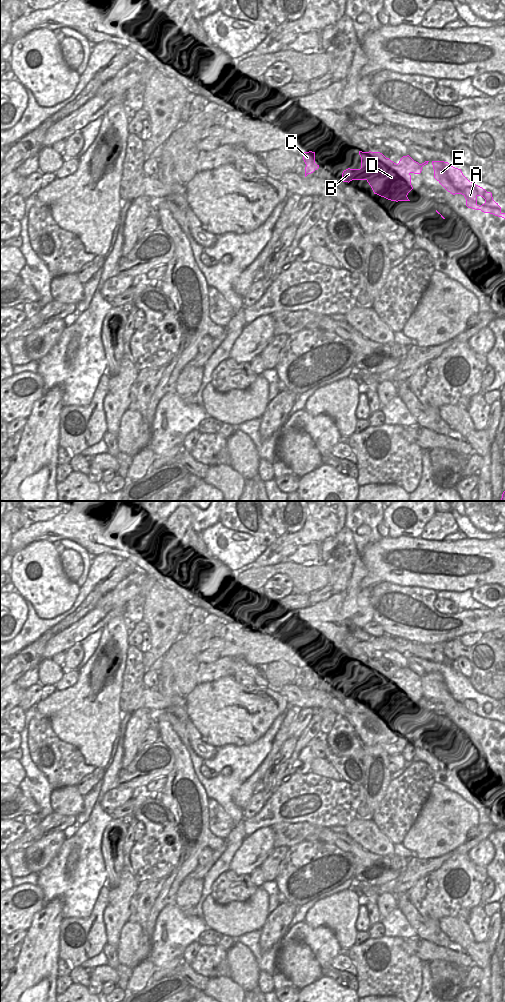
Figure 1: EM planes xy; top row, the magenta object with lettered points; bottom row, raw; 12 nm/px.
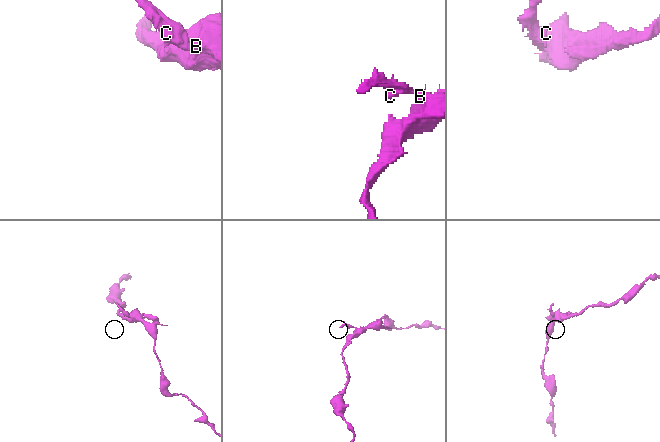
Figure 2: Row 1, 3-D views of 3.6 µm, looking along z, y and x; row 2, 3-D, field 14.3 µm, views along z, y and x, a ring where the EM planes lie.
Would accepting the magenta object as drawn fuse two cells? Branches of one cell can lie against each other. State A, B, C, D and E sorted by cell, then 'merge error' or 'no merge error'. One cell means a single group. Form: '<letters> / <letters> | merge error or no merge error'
A B D E / C | merge error

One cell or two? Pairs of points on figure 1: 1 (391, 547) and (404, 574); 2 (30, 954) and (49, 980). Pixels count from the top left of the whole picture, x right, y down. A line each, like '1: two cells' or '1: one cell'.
1: one cell
2: one cell

